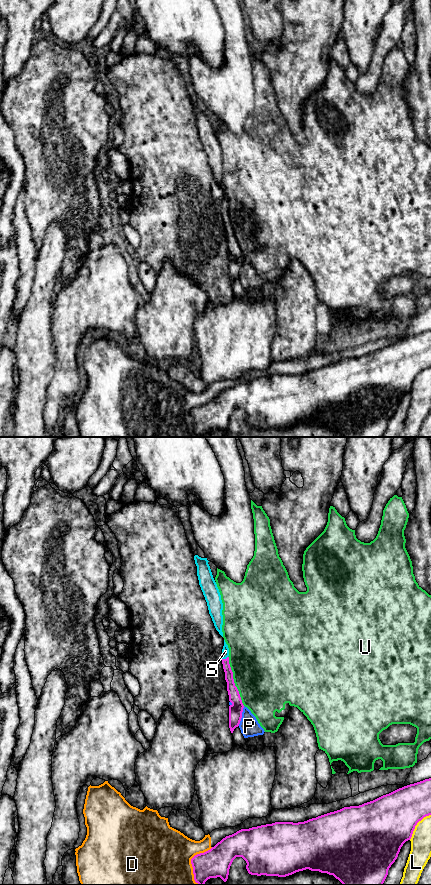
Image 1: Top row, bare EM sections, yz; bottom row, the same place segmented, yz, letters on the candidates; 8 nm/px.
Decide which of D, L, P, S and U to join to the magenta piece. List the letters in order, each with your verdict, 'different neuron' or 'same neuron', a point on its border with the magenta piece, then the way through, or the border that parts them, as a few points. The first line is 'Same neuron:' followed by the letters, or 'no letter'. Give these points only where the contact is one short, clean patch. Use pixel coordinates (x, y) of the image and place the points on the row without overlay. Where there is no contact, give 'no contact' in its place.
Same neuron: S
D: different neuron | yz (191, 413)
L: different neuron | yz (416, 376)
P: different neuron | yz (241, 268)
S: same neuron | yz (224, 211) | across yz (231, 240), (224, 211), (225, 203)
U: different neuron | yz (233, 233)

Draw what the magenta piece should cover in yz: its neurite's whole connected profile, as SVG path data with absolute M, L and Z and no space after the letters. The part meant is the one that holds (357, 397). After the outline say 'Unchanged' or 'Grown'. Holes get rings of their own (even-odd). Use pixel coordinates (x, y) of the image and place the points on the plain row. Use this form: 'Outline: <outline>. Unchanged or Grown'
Outline: M431 330L404 338L362 357L344 359L304 374L275 374L241 381L223 390L210 402L197 406L191 411L194 432L199 437L204 437L208 431L217 429L226 434L233 412L242 409L251 427L286 429L309 421L333 427L343 437L383 437L401 399L411 391L417 375L429 367L431 367Z. Unchanged

